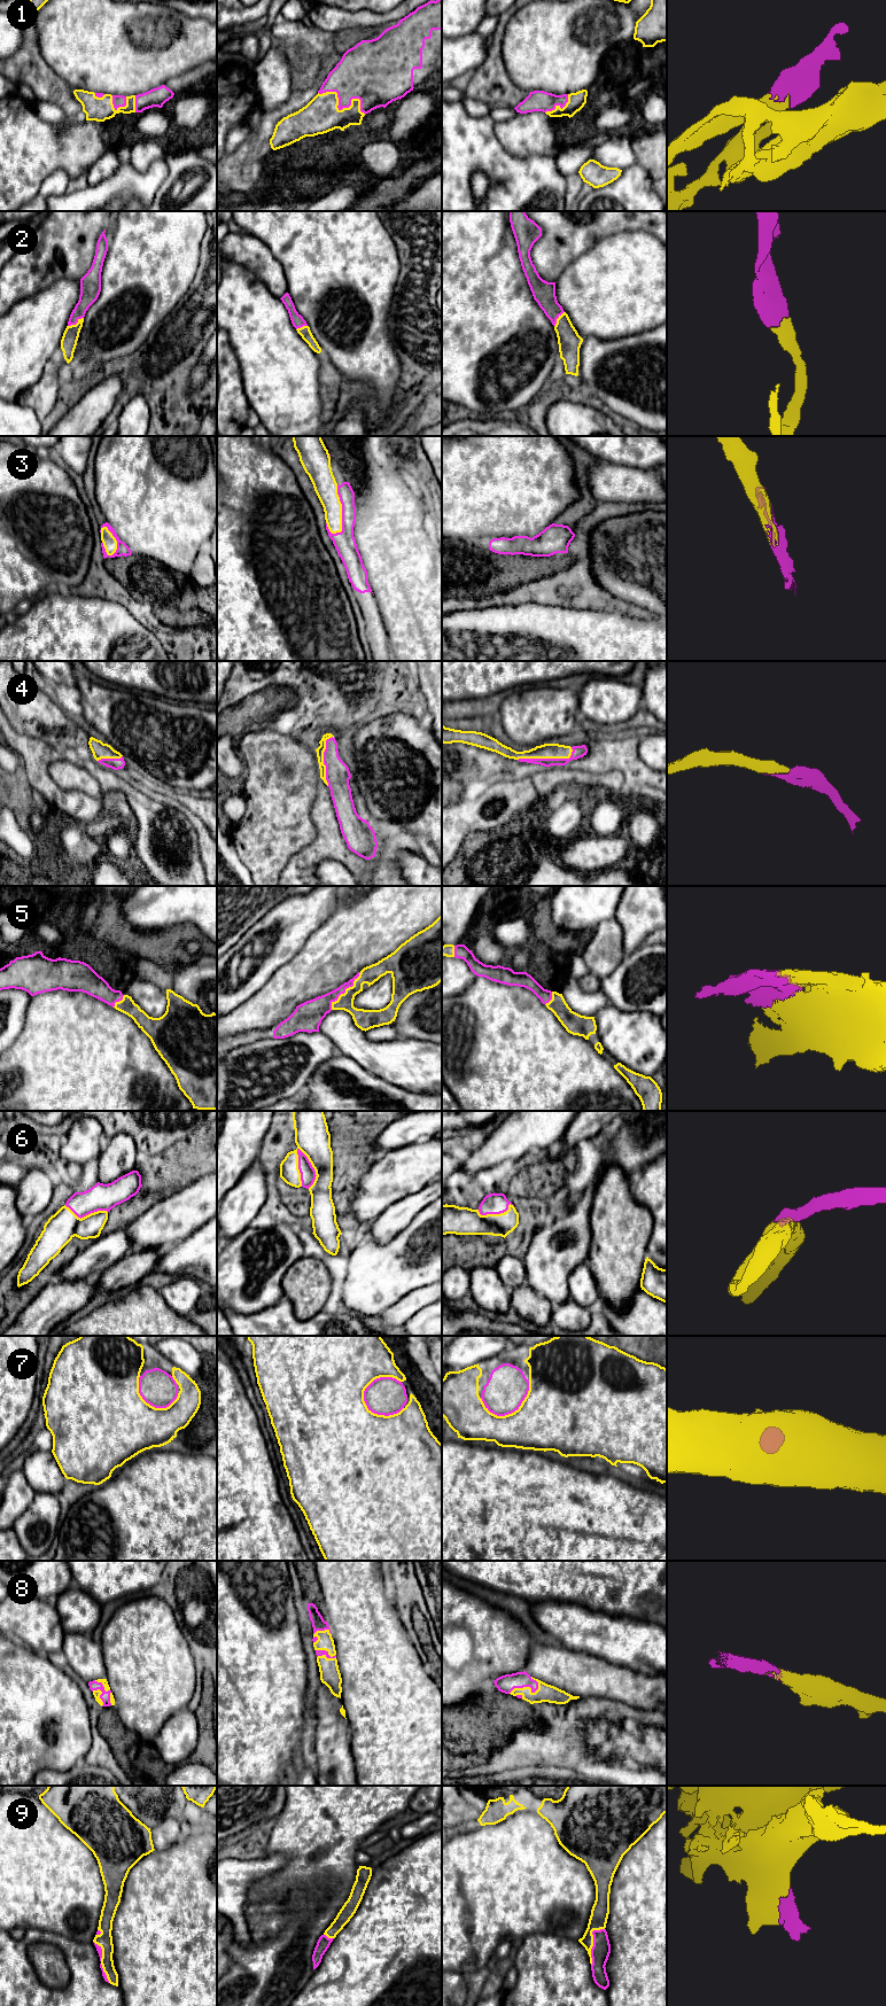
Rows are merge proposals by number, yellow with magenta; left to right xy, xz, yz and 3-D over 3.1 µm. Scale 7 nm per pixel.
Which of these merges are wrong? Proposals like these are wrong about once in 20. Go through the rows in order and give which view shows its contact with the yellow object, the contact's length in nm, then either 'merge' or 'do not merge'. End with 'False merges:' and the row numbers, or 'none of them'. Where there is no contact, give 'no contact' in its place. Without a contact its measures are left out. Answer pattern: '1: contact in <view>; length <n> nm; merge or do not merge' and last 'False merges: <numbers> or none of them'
1: contact in xz; length 360 nm; merge
2: contact in xy; length 130 nm; merge
3: contact in xz; length 360 nm; merge
4: contact in yz; length 400 nm; merge
5: contact in xz; length 340 nm; merge
6: contact in xz; length 300 nm; merge
7: contact in xz; length 320 nm; merge
8: contact in yz; length 220 nm; merge
9: contact in yz; length 280 nm; merge
False merges: none of them

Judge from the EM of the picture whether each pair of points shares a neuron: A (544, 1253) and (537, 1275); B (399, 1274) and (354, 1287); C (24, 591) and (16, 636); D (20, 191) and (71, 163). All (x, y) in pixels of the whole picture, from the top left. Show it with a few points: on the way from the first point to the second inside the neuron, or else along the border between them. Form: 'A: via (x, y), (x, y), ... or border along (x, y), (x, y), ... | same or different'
A: via (543, 1259), (539, 1262), (539, 1269) | same
B: via (388, 1274), (381, 1274), (368, 1287), (365, 1287) | same
C: border along (37, 598), (33, 601) | different
D: via (29, 177), (43, 163), (57, 163) | same

